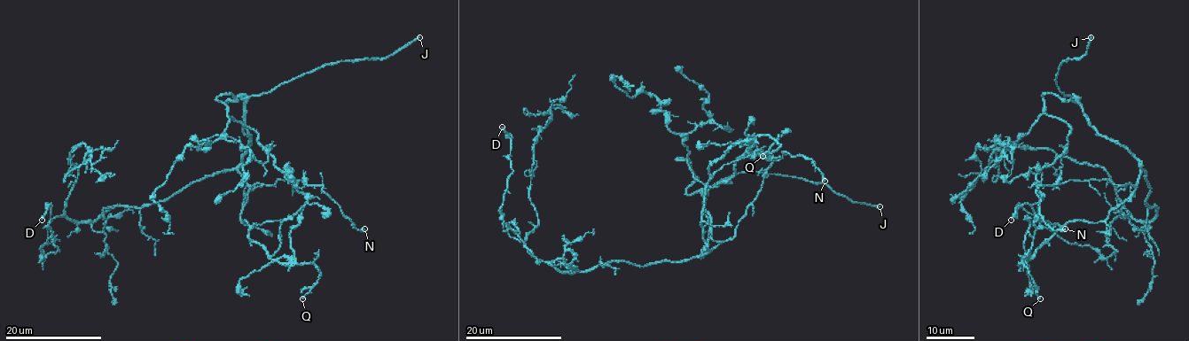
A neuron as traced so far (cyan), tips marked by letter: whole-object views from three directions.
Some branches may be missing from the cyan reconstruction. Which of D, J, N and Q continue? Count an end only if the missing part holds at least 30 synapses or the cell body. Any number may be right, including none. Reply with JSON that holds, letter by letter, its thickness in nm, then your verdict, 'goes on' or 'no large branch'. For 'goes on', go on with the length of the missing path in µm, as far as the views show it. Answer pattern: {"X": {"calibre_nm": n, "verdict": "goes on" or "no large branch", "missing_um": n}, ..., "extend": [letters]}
{"D": {"calibre_nm": 170, "verdict": "no large branch"}, "J": {"calibre_nm": 240, "verdict": "goes on", "missing_um": 35}, "N": {"calibre_nm": 500, "verdict": "no large branch"}, "Q": {"calibre_nm": 170, "verdict": "no large branch"}, "extend": ["J"]}

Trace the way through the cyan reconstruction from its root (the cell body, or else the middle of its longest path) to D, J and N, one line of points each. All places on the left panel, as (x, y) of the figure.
D: (222, 172), (93, 220), (56, 216), (57, 251), (44, 258), (50, 207), (42, 220)
J: (222, 172), (239, 163), (248, 146), (245, 103), (252, 96), (274, 89), (326, 65), (385, 58), (419, 37)
N: (222, 172), (235, 169), (252, 186), (274, 184), (277, 180), (321, 184), (358, 230), (364, 228)

